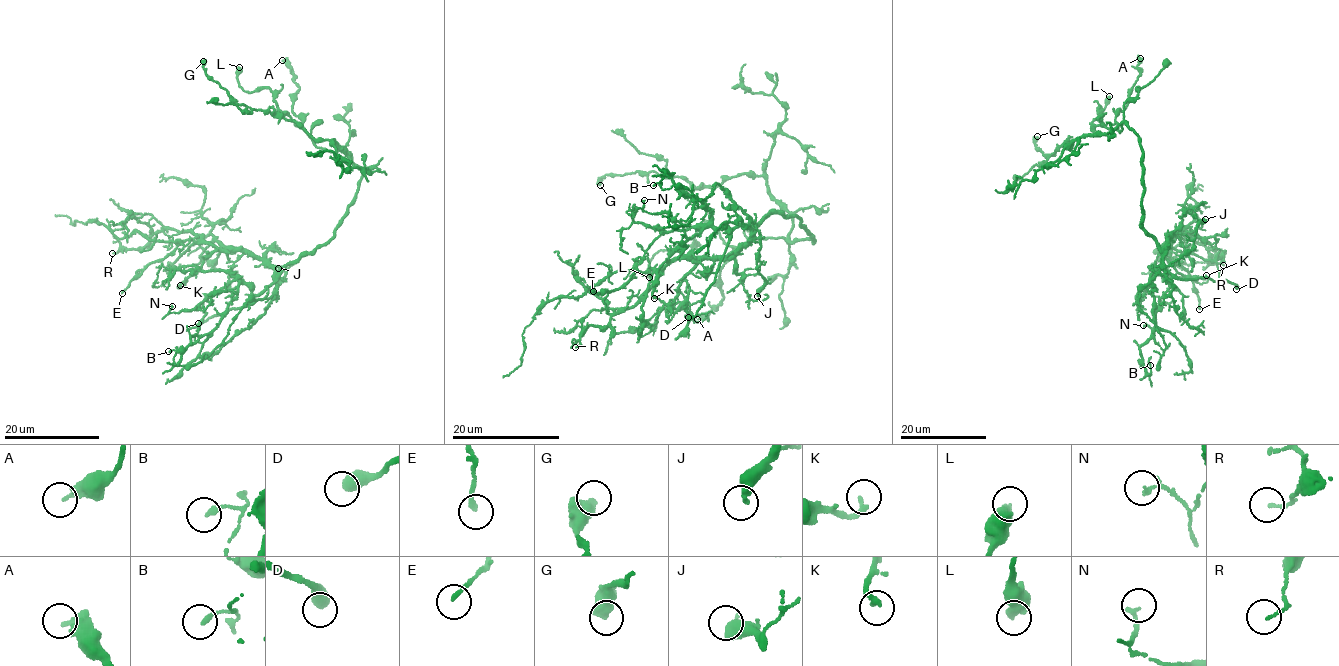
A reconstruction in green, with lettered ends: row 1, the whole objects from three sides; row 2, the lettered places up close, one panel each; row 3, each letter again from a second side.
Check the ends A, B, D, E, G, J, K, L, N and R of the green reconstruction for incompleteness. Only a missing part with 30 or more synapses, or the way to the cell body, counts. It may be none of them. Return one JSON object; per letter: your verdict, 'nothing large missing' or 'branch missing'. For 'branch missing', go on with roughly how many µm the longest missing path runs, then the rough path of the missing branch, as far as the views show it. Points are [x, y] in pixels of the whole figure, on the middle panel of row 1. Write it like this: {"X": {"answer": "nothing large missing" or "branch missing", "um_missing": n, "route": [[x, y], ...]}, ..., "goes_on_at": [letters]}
{"A": {"answer": "nothing large missing"}, "B": {"answer": "nothing large missing"}, "D": {"answer": "branch missing", "um_missing": 45, "route": [[688, 317], [690, 322], [703, 321], [736, 295], [761, 234], [772, 163], [783, 156]]}, "E": {"answer": "nothing large missing"}, "G": {"answer": "nothing large missing"}, "J": {"answer": "nothing large missing"}, "K": {"answer": "nothing large missing"}, "L": {"answer": "nothing large missing"}, "N": {"answer": "nothing large missing"}, "R": {"answer": "nothing large missing"}, "goes_on_at": ["D"]}

